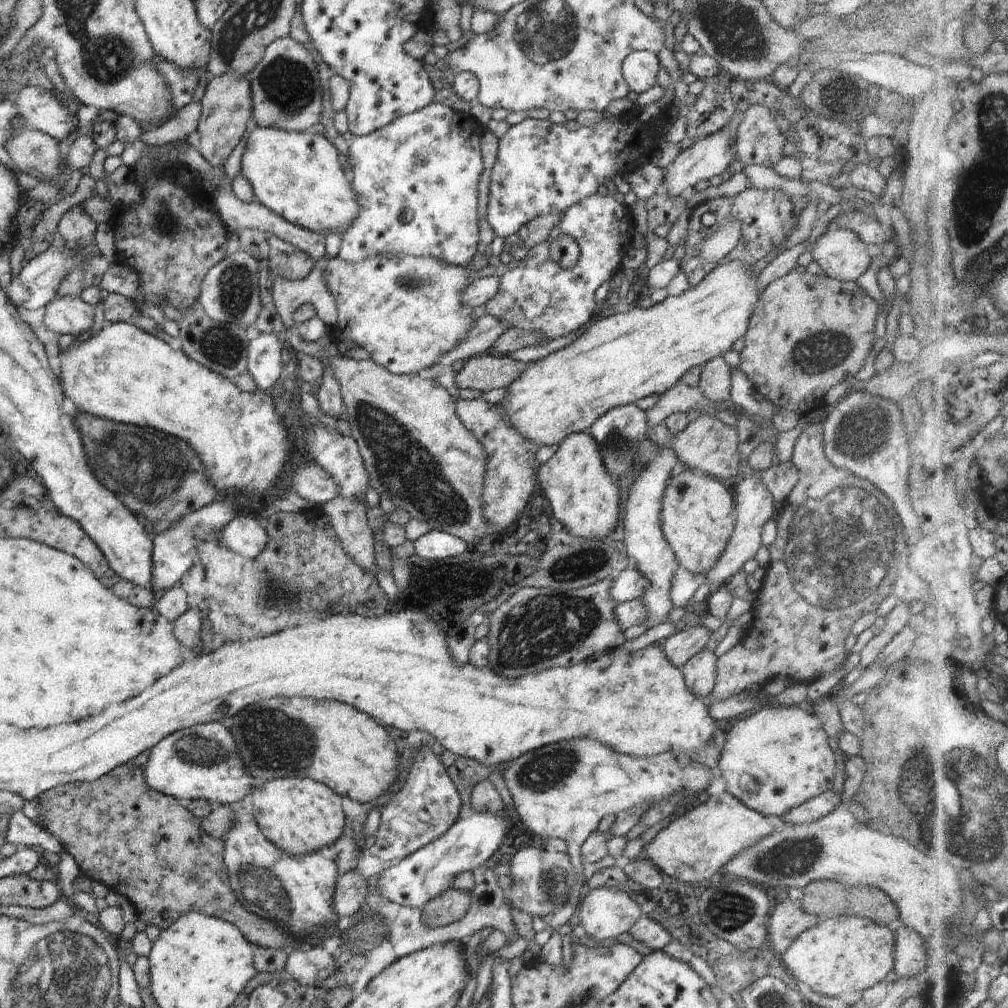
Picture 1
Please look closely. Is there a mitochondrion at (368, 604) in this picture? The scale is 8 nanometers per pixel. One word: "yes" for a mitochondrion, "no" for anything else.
no

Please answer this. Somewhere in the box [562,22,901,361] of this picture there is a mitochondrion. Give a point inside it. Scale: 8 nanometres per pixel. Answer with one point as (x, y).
(838, 94)

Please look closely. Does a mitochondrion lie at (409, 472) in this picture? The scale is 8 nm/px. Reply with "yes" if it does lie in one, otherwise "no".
yes

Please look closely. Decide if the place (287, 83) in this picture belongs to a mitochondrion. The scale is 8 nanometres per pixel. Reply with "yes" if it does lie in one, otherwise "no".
yes

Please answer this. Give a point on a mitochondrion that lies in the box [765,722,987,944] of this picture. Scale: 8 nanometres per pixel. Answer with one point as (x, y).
(914, 781)

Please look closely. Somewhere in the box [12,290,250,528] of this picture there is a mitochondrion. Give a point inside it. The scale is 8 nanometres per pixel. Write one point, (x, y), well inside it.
(157, 473)

